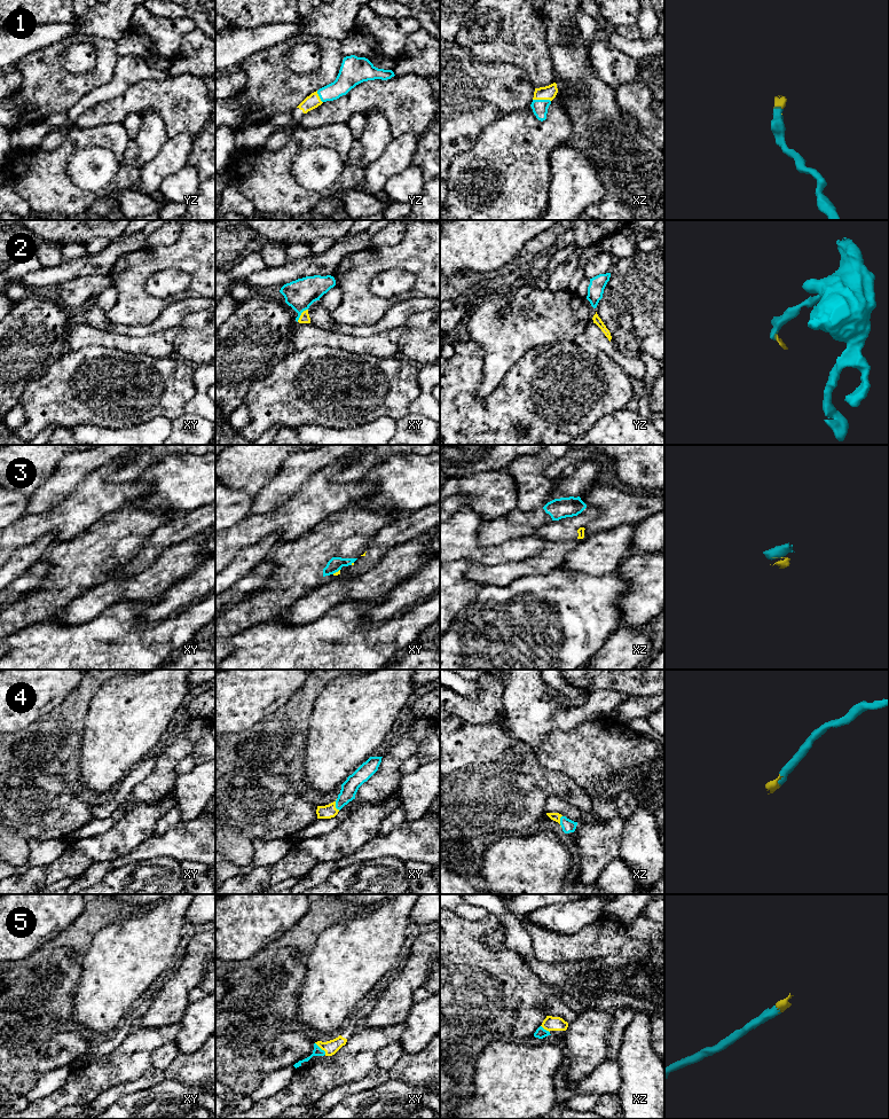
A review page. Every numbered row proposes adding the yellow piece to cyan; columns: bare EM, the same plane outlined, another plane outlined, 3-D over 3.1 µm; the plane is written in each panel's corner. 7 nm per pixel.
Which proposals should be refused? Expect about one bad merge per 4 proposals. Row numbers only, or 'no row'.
3

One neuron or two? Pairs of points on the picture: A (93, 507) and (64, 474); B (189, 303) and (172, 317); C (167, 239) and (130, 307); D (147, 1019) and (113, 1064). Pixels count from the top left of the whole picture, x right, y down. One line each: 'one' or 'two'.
A: two
B: one
C: two
D: two

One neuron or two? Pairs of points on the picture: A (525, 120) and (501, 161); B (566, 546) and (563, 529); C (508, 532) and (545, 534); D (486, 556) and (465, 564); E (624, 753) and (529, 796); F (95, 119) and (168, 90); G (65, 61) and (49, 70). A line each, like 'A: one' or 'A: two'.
A: one
B: one
C: two
D: two
E: two
F: one
G: two

